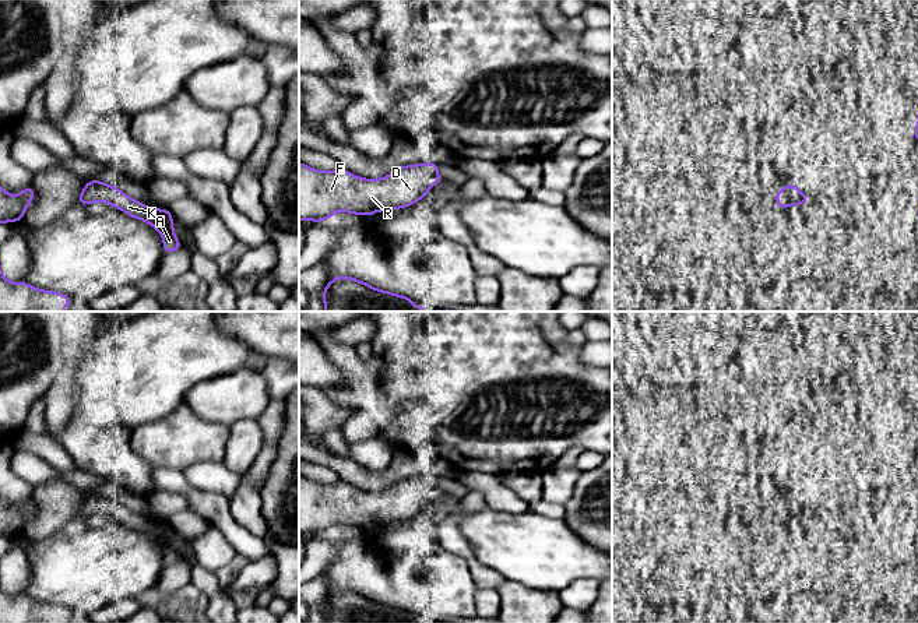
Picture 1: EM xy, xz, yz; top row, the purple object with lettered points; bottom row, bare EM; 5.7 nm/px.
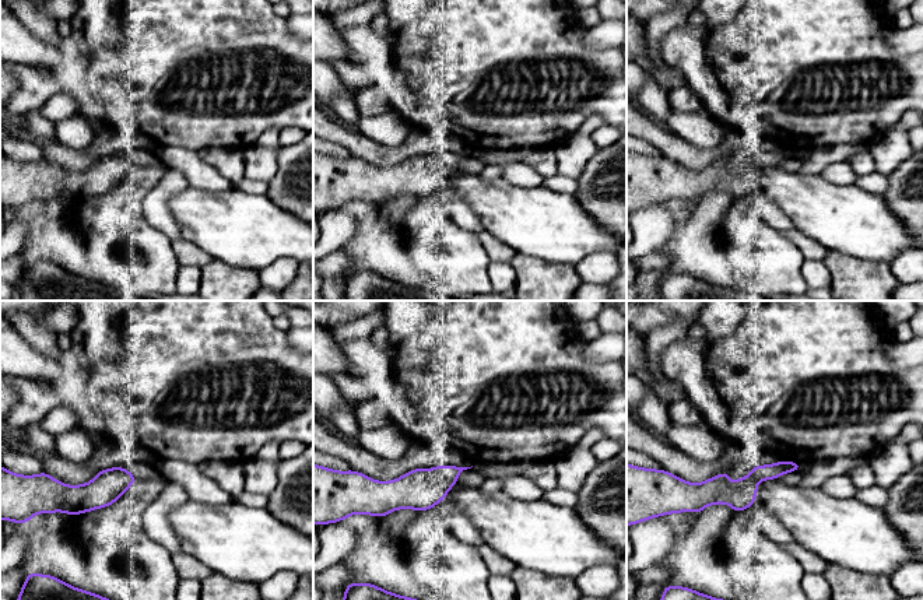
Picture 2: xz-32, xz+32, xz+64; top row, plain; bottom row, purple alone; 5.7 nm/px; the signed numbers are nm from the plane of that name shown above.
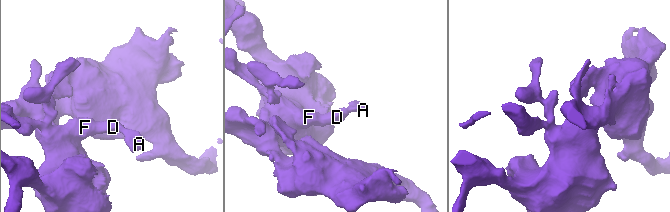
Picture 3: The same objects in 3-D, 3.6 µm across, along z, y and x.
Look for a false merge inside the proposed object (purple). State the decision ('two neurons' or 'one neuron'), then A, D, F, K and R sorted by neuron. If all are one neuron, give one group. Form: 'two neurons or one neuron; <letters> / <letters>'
one neuron; A D F K R

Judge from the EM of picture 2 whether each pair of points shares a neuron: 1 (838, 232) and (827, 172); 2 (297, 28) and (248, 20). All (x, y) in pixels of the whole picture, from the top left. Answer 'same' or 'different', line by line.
1: different
2: different

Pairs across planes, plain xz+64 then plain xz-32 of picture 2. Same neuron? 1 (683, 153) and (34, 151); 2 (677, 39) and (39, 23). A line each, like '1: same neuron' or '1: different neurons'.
1: different neurons
2: same neuron

